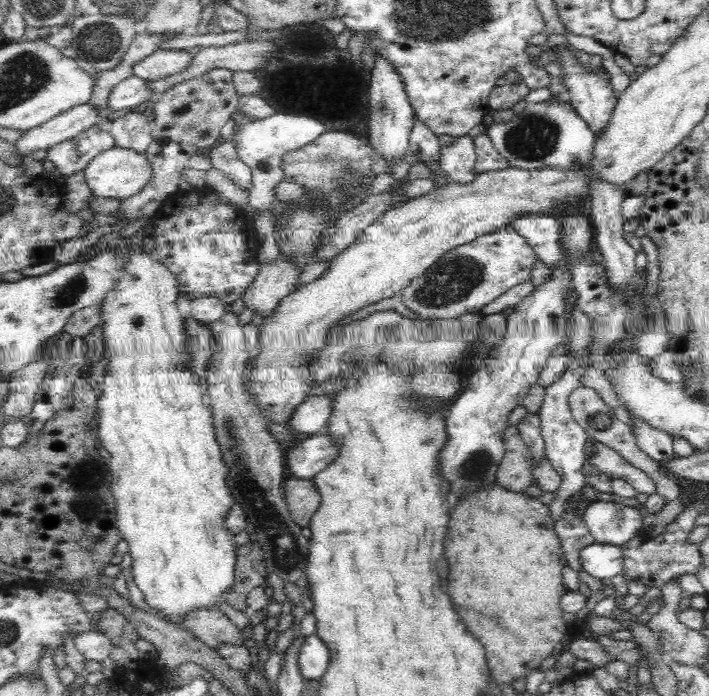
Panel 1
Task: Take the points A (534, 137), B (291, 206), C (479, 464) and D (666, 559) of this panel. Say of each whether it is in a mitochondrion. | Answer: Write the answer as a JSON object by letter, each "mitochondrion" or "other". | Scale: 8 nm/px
{"A":"mitochondrion","B":"other","C":"mitochondrion","D":"mitochondrion"}

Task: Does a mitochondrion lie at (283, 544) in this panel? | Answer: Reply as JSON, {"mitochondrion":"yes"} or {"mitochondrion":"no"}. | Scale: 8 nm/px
{"mitochondrion":"yes"}

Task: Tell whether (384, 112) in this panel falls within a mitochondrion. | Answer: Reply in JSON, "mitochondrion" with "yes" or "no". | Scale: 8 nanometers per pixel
{"mitochondrion":"yes"}

